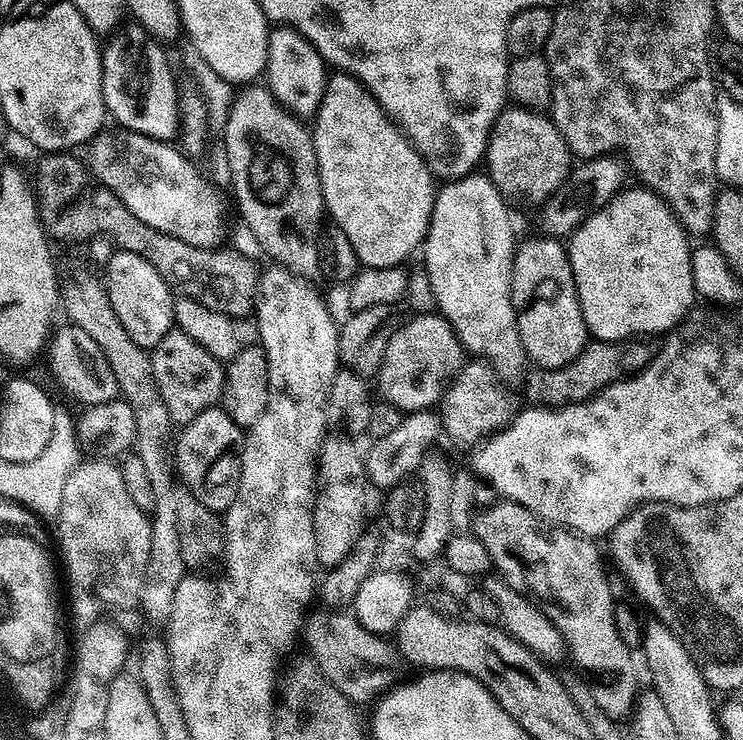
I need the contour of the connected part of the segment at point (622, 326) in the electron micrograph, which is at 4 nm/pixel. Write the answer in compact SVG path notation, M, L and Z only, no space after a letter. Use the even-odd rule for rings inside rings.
M643 186L632 187L625 187L609 204L595 209L571 233L566 244L582 318L597 340L667 334L698 300L692 277L693 245L688 233L658 193Z

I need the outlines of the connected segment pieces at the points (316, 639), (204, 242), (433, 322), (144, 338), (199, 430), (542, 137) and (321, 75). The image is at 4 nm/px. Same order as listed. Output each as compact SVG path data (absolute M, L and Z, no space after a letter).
M321 606L305 615L302 622L302 640L308 646L307 651L326 678L338 690L342 691L352 703L360 700L371 701L387 693L397 683L395 647L387 644L381 635L366 630L353 613L332 607Z
M104 130L91 141L92 172L146 226L182 238L190 246L215 249L220 240L220 204L179 147L127 130Z
M416 314L411 318L413 320L405 319L390 338L390 346L386 346L386 358L378 373L379 395L394 406L398 406L405 414L423 412L439 405L444 393L452 387L456 375L464 369L466 363L464 347L448 320L439 314Z
M116 250L108 260L106 271L110 303L123 329L140 348L156 348L158 342L162 342L162 338L166 338L166 334L174 328L176 310L173 289L168 287L162 274L158 274L158 270L154 270L154 266L150 266L150 262L138 254Z
M223 407L207 408L179 429L175 439L175 471L187 495L198 498L211 512L227 512L236 501L240 485L240 454L245 429L239 428Z
M508 106L492 123L492 133L488 135L486 174L509 201L525 200L528 204L543 205L545 199L568 179L568 160L570 153L562 134L543 111Z
M276 26L269 31L268 61L264 72L268 76L266 87L284 108L301 118L315 117L330 72L318 50L302 33L287 26Z

